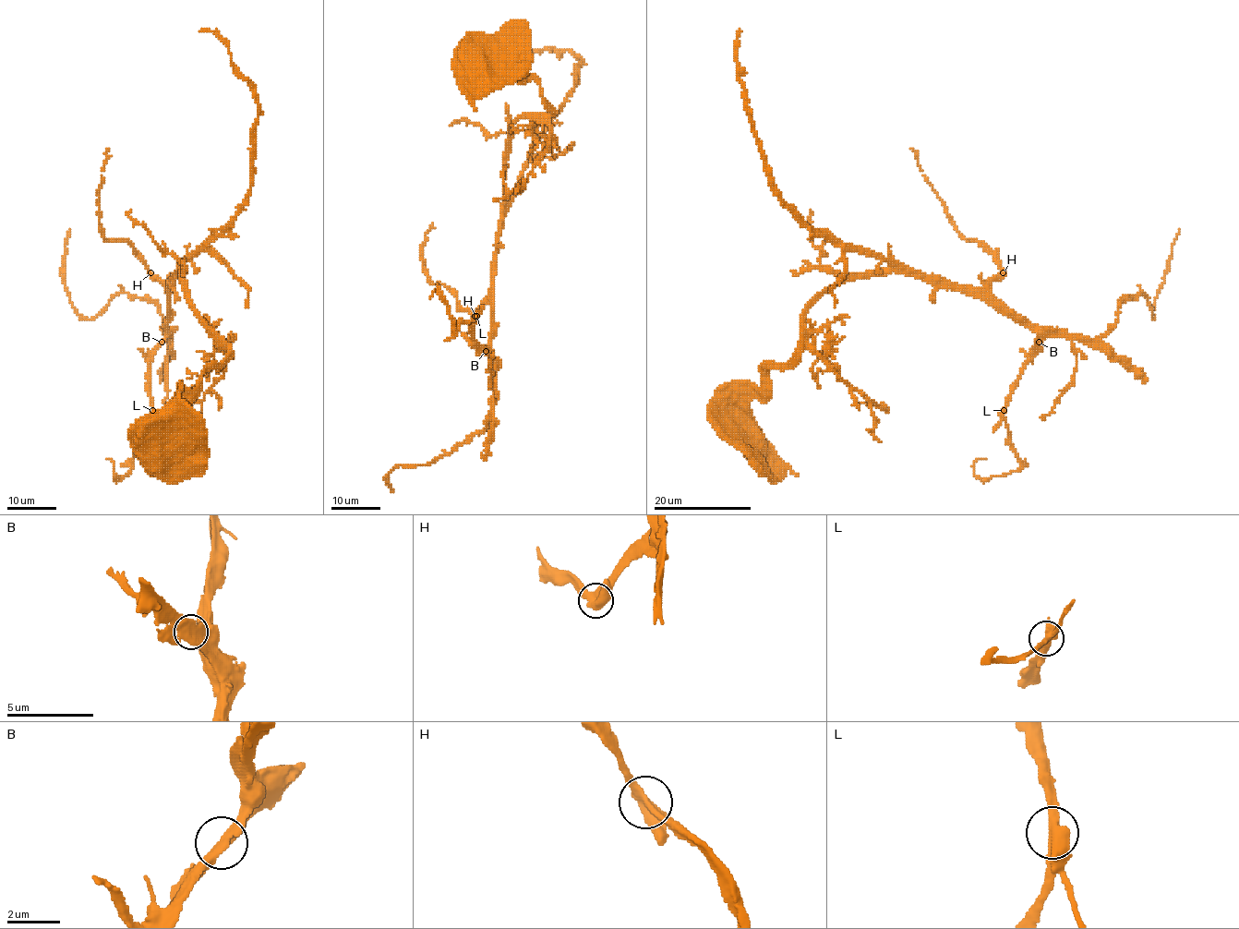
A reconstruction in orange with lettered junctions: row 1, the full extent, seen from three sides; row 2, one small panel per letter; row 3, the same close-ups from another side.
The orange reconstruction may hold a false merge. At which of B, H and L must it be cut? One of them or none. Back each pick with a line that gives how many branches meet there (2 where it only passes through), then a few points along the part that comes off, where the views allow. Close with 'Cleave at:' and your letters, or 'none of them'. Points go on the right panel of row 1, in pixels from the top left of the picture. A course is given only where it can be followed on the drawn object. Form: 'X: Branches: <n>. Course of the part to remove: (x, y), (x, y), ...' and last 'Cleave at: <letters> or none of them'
Cleave at: none of them

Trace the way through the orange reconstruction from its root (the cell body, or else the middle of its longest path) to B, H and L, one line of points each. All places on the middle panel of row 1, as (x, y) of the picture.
B: (479, 55), (535, 79), (553, 109), (524, 114), (509, 135), (498, 252), (493, 259), (493, 338), (486, 351)
H: (479, 55), (535, 79), (553, 110), (524, 114), (510, 131), (491, 296), (475, 315)
L: (479, 55), (535, 79), (553, 110), (524, 114), (509, 135), (489, 351), (474, 337), (475, 317)

